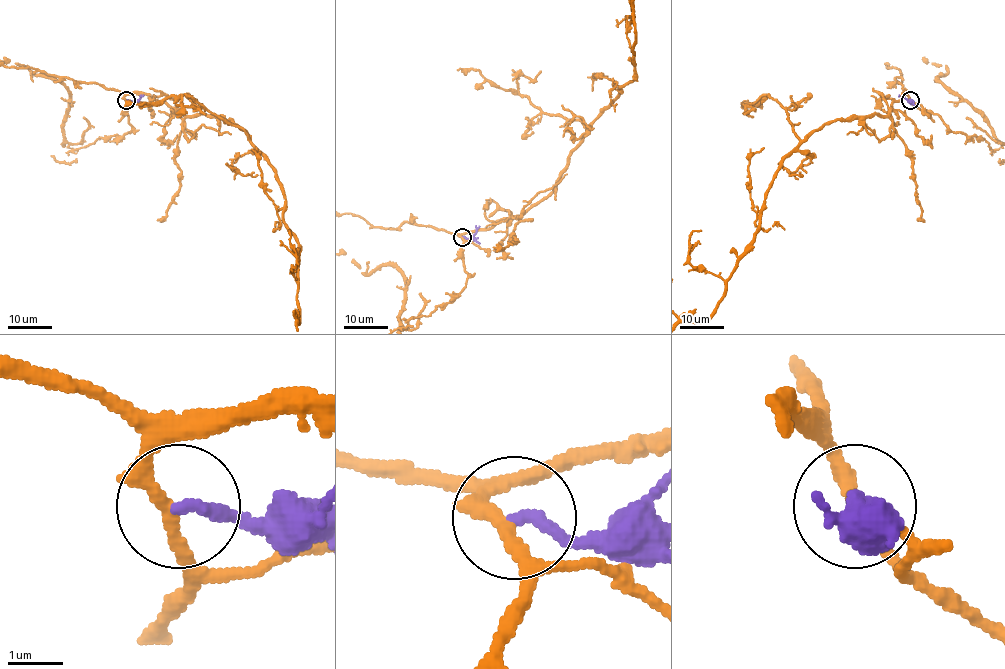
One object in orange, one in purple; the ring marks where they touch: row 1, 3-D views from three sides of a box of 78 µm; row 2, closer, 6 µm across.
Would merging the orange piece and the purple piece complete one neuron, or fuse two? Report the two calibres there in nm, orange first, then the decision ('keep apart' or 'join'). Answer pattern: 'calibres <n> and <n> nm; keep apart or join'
calibres 240 and 240 nm; keep apart

